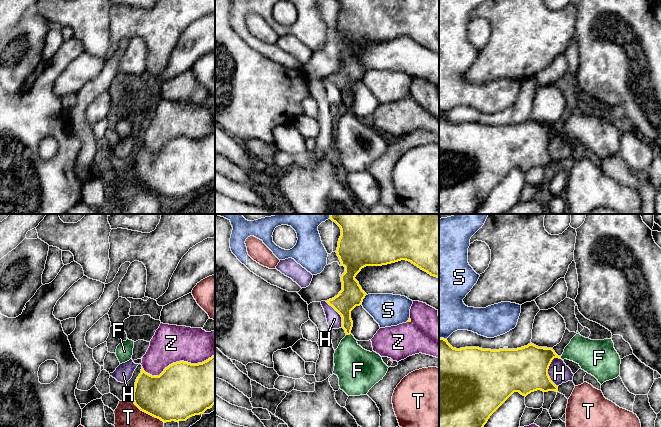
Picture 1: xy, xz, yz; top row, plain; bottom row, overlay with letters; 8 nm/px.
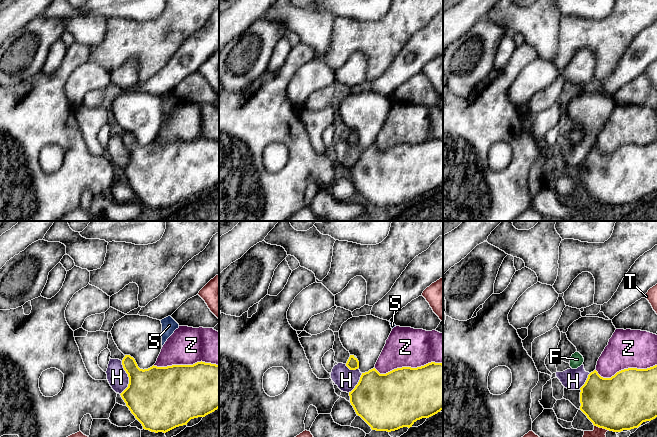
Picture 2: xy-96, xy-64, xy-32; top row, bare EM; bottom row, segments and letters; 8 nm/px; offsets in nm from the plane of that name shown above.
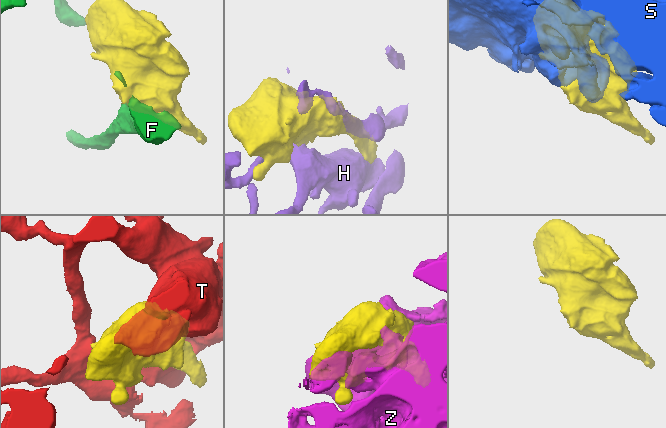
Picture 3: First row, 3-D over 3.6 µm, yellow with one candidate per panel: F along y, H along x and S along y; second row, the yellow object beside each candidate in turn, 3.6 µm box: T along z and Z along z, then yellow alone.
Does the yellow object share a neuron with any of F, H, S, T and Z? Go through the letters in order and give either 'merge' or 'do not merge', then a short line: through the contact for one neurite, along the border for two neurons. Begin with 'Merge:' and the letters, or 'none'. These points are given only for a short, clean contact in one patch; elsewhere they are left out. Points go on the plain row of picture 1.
Merge: F
F: merge | xz (345, 79), (348, 110), (349, 133), (353, 140)
H: do not merge
S: do not merge
T: do not merge
Z: do not merge

